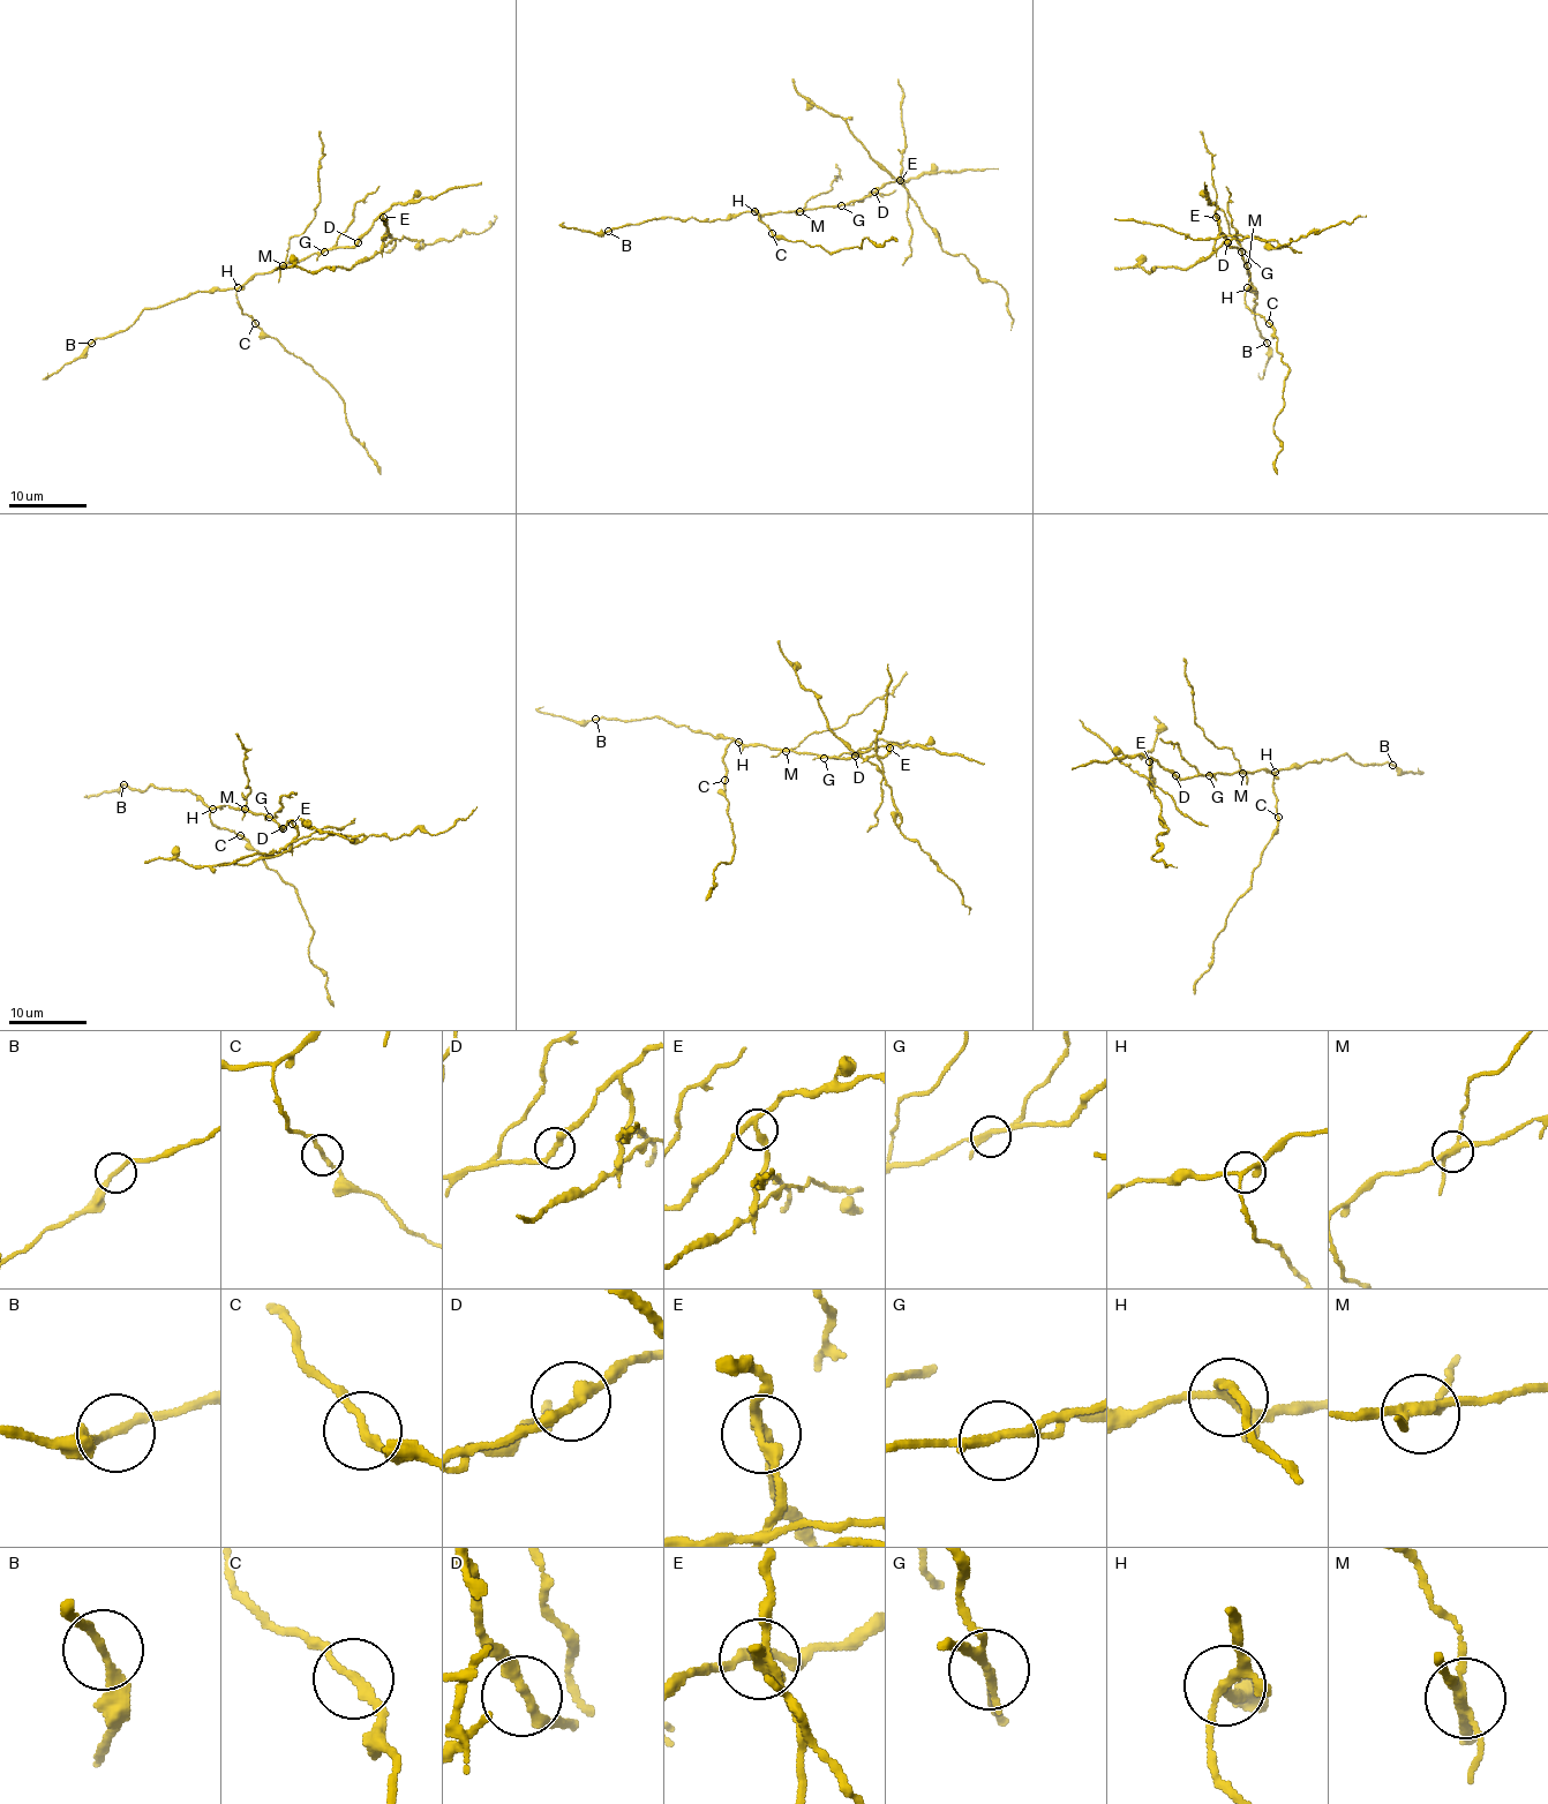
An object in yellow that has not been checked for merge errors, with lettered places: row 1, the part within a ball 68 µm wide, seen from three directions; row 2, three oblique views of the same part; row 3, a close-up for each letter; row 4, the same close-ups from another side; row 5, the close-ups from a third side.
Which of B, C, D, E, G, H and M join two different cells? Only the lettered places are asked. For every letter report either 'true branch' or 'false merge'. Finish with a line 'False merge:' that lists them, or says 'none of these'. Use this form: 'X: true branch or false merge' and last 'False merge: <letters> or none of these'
B: true branch
C: true branch
D: true branch
E: false merge
G: false merge
H: true branch
M: false merge
False merge: E, G, M

